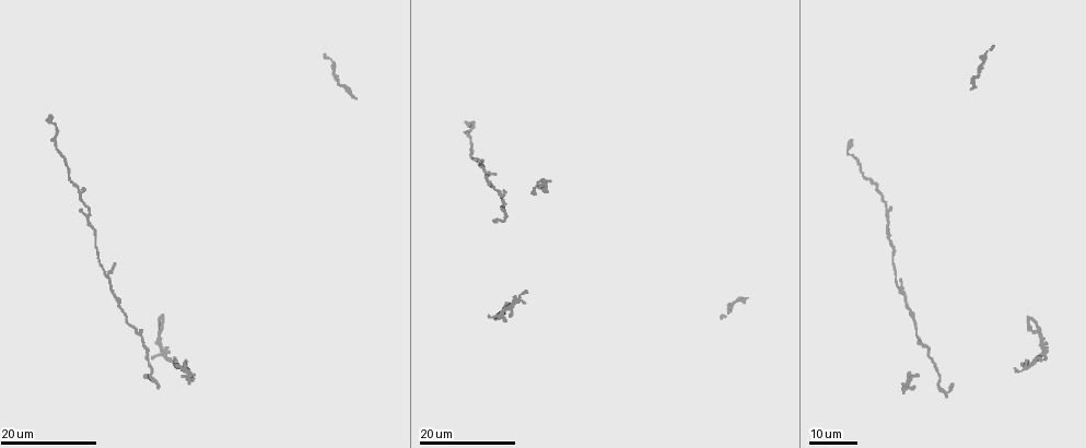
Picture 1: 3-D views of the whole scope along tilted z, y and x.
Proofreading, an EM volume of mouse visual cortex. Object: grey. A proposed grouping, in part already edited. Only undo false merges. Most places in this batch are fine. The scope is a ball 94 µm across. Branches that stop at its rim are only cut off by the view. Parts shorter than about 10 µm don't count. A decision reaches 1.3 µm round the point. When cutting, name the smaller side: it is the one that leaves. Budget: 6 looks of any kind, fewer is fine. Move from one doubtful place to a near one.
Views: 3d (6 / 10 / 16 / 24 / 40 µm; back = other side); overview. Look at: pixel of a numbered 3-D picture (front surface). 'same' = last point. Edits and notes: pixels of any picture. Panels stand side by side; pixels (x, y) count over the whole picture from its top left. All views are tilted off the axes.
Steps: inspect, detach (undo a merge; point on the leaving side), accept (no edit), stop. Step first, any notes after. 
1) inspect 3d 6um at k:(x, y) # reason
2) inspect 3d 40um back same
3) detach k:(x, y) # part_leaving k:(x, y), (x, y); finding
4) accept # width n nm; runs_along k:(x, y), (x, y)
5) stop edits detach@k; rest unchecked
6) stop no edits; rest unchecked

inspect 3d 16um at 1:(103, 274) # thick turns thin

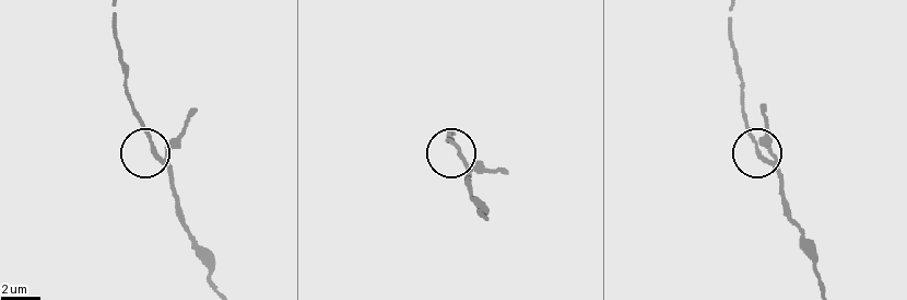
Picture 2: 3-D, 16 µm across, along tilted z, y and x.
inspect 3d 6um at 2:(154, 151) # closer look

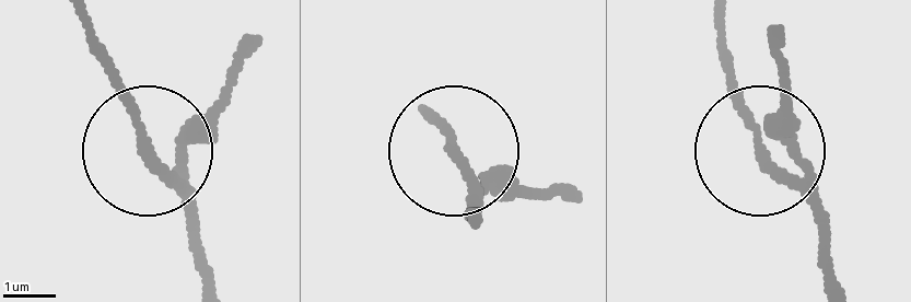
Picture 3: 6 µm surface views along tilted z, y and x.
accept # runs_along 3:(78, 15), (196, 241); one cell here

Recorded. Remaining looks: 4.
inspect 3d 16um at 1:(134, 328) # thick turns thin

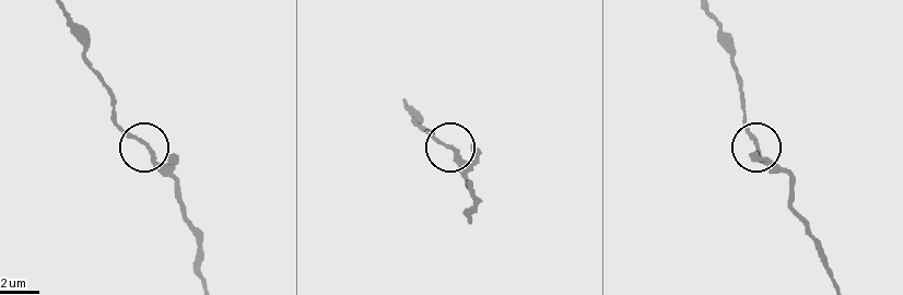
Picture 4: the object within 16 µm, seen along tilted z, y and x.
inspect 3d 6um at 4:(452, 150) # zoom in

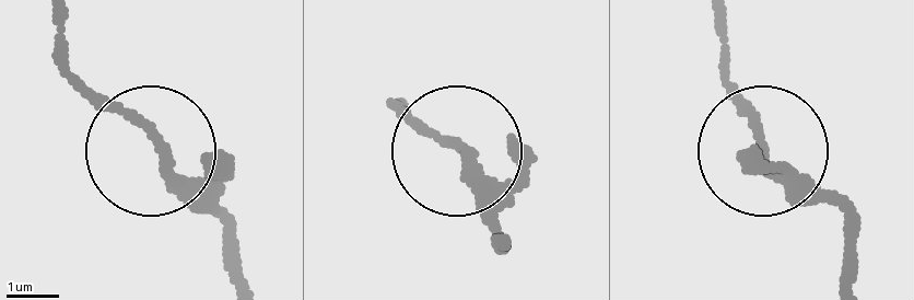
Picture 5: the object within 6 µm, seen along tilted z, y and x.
accept # runs_along 5:(57, 20), (71, 72), (235, 233); one cell here

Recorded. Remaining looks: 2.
inspect 3d 16um at 1:(81, 192) # a fork

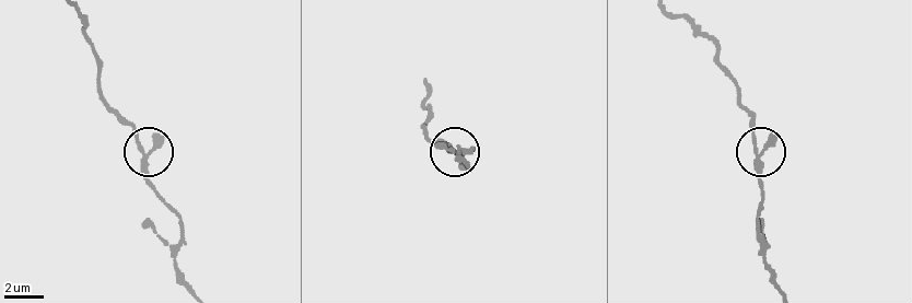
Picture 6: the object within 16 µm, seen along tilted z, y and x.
inspect 3d 10um at 6:(147, 153)

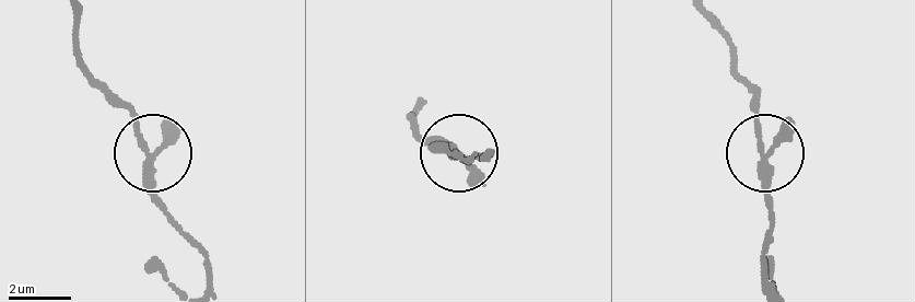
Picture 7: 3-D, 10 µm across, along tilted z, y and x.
accept # side_arm 23 um; runs_along 7:(208, 281), (207, 258), (159, 196), (141, 132), (89, 79); continuous, no second cell

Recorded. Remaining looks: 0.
stop no edits; rest unchecked

